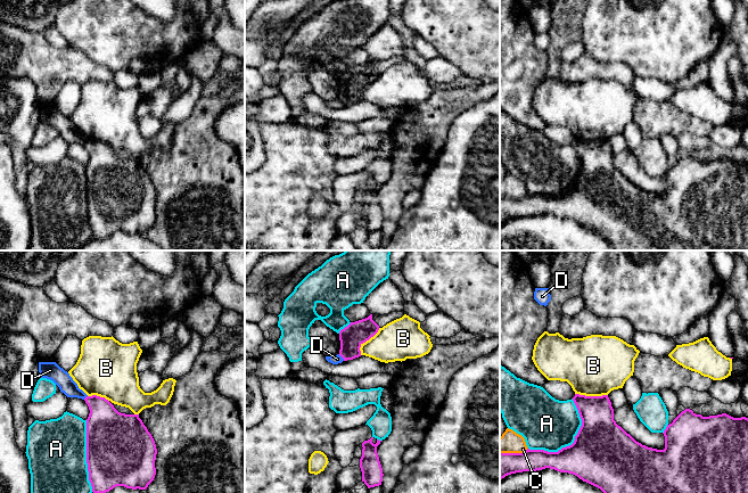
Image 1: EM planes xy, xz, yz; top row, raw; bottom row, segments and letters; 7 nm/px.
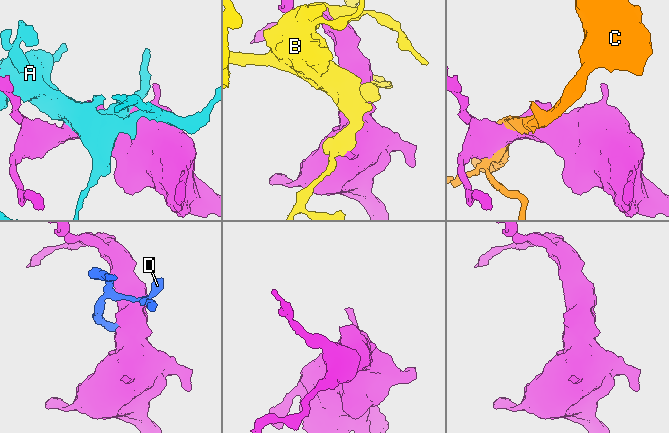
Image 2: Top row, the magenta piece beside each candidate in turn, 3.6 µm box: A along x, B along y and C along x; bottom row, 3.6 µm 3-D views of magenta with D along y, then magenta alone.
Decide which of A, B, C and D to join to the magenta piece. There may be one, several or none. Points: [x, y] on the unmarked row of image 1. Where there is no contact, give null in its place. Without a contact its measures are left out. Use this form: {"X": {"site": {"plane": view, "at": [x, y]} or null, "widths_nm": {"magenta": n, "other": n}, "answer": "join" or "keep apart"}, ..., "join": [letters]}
{"A": {"site": {"plane": "yz", "at": [573, 188]}, "widths_nm": {"magenta": 460, "other": 380}, "answer": "keep apart"}, "B": {"site": {"plane": "yz", "at": [591, 141]}, "widths_nm": {"magenta": 260, "other": 440}, "answer": "keep apart"}, "C": {"site": {"plane": "yz", "at": [514, 198]}, "widths_nm": {"magenta": 180, "other": 160}, "answer": "keep apart"}, "D": {"site": {"plane": "xz", "at": [342, 101]}, "widths_nm": {"magenta": 170, "other": 70}, "answer": "keep apart"}, "join": []}

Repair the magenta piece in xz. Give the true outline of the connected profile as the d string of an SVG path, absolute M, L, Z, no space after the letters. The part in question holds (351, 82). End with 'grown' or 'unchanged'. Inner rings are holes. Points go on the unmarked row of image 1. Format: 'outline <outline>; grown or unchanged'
outline M372 59L365 64L351 67L339 76L339 100L344 106L361 101L361 90L373 82L378 75L379 71L372 65Z; unchanged

